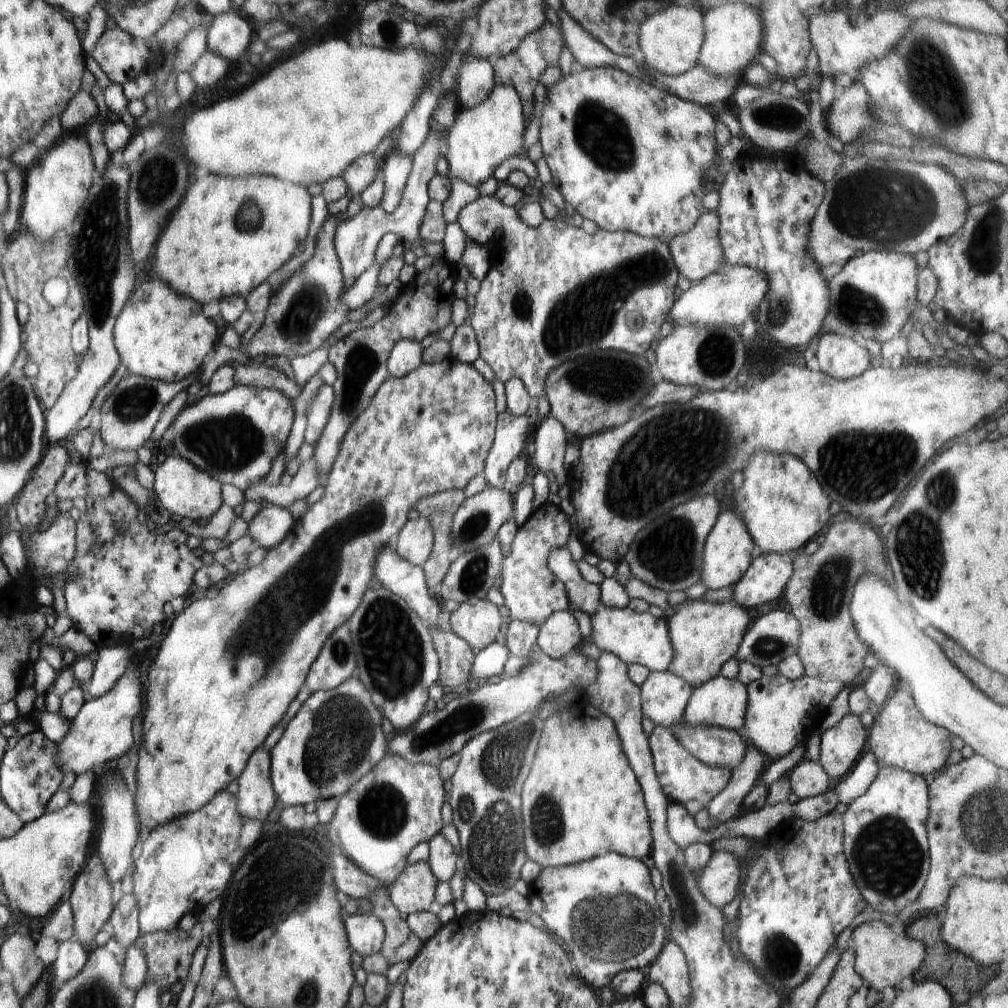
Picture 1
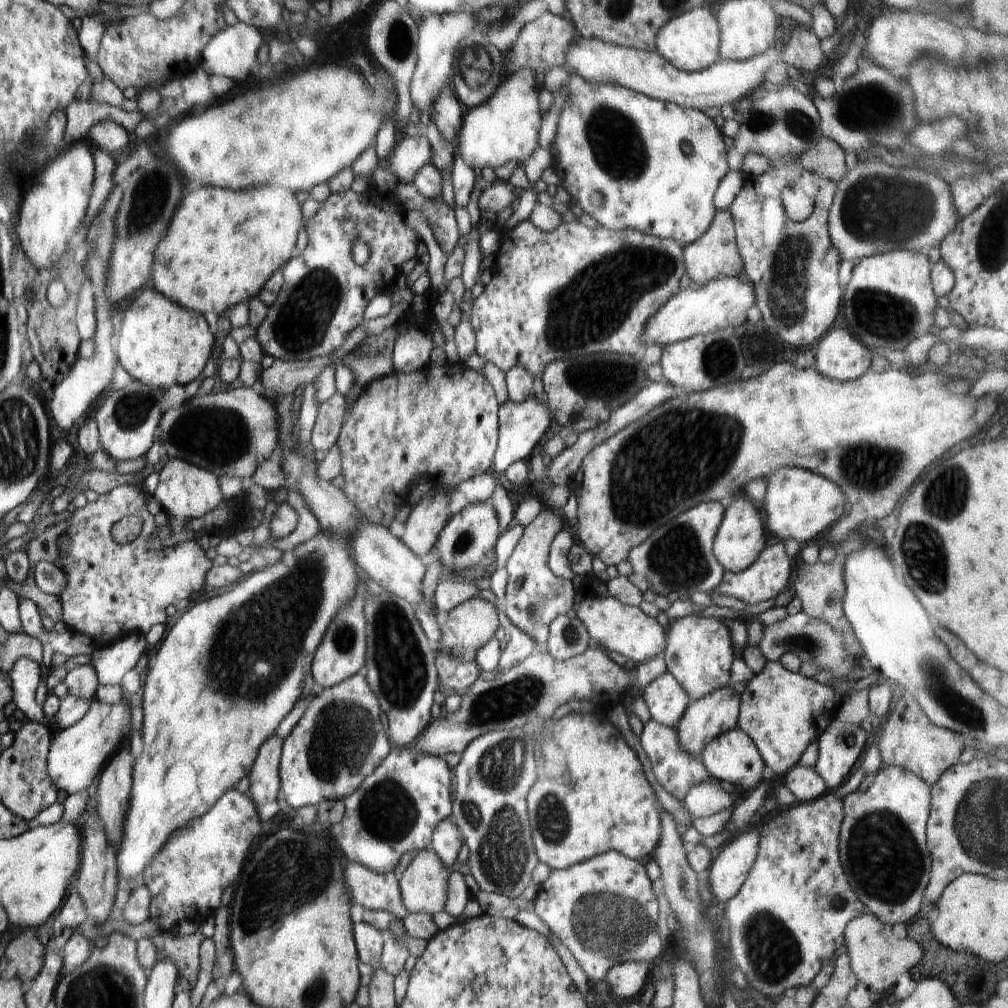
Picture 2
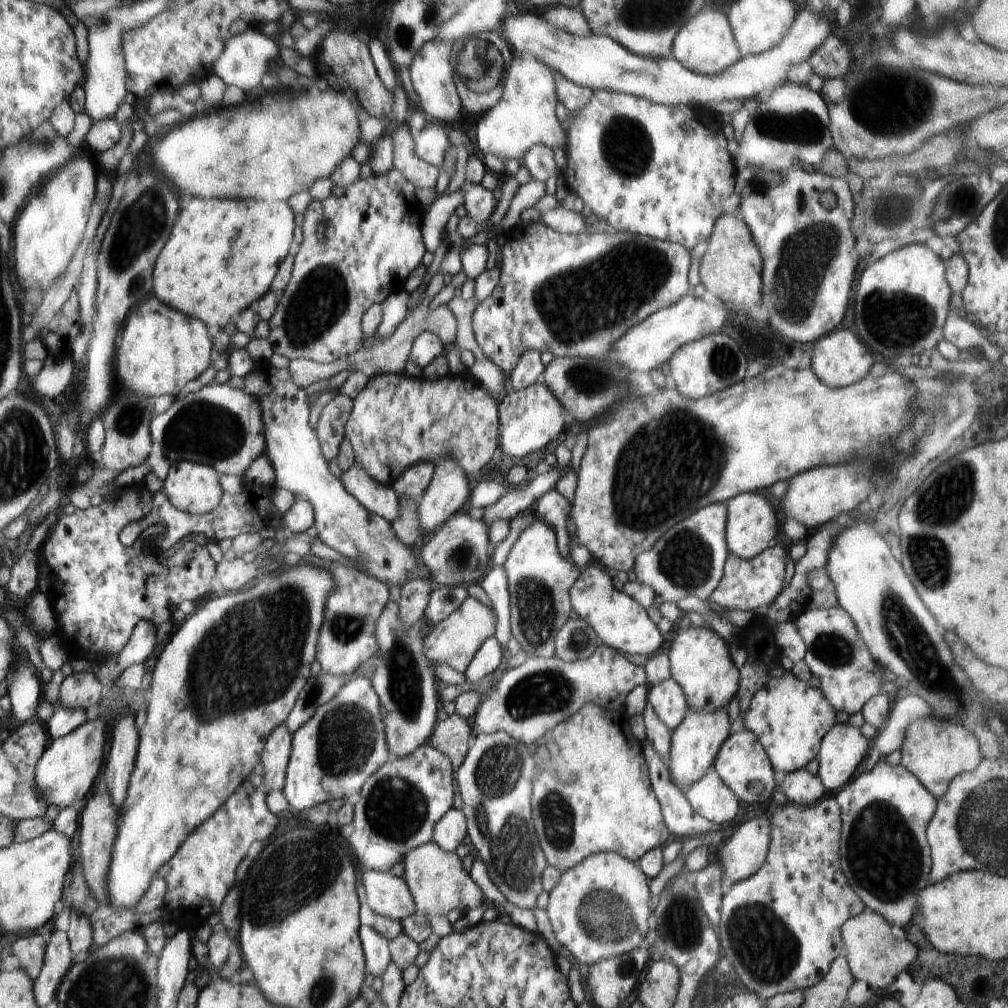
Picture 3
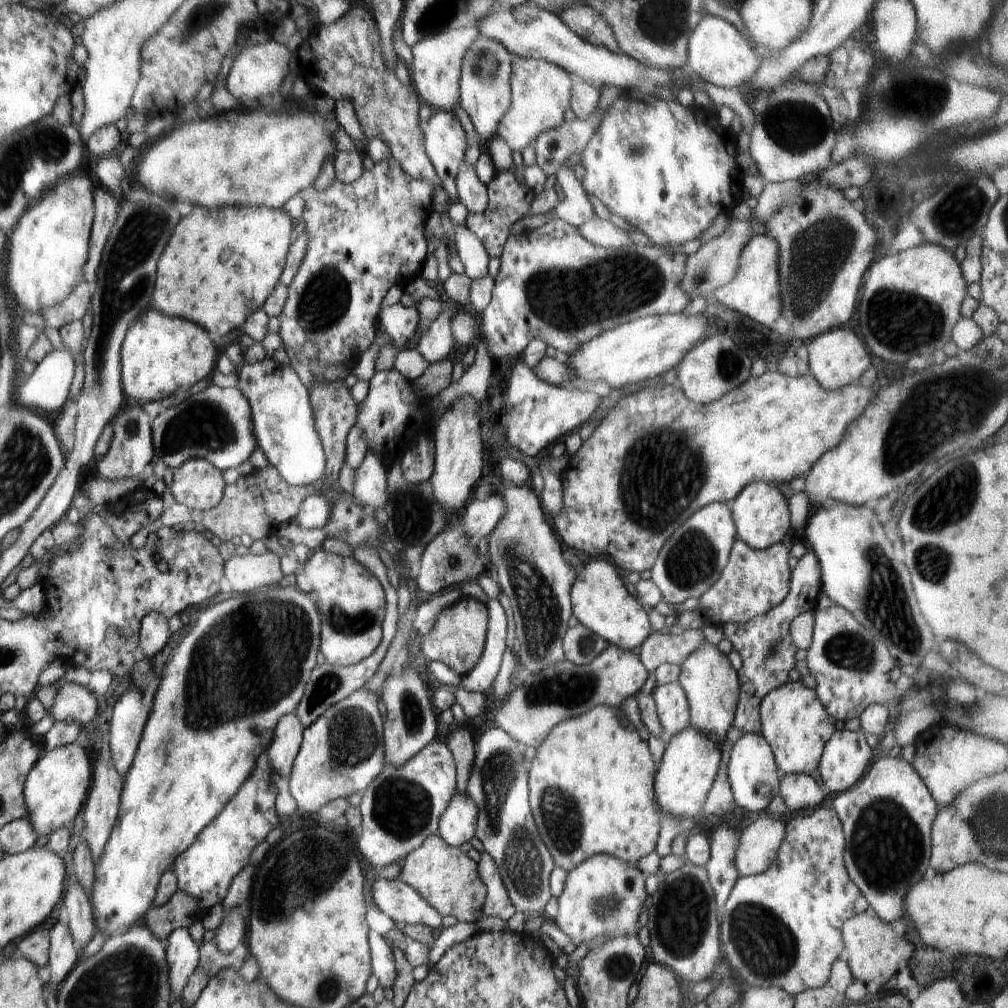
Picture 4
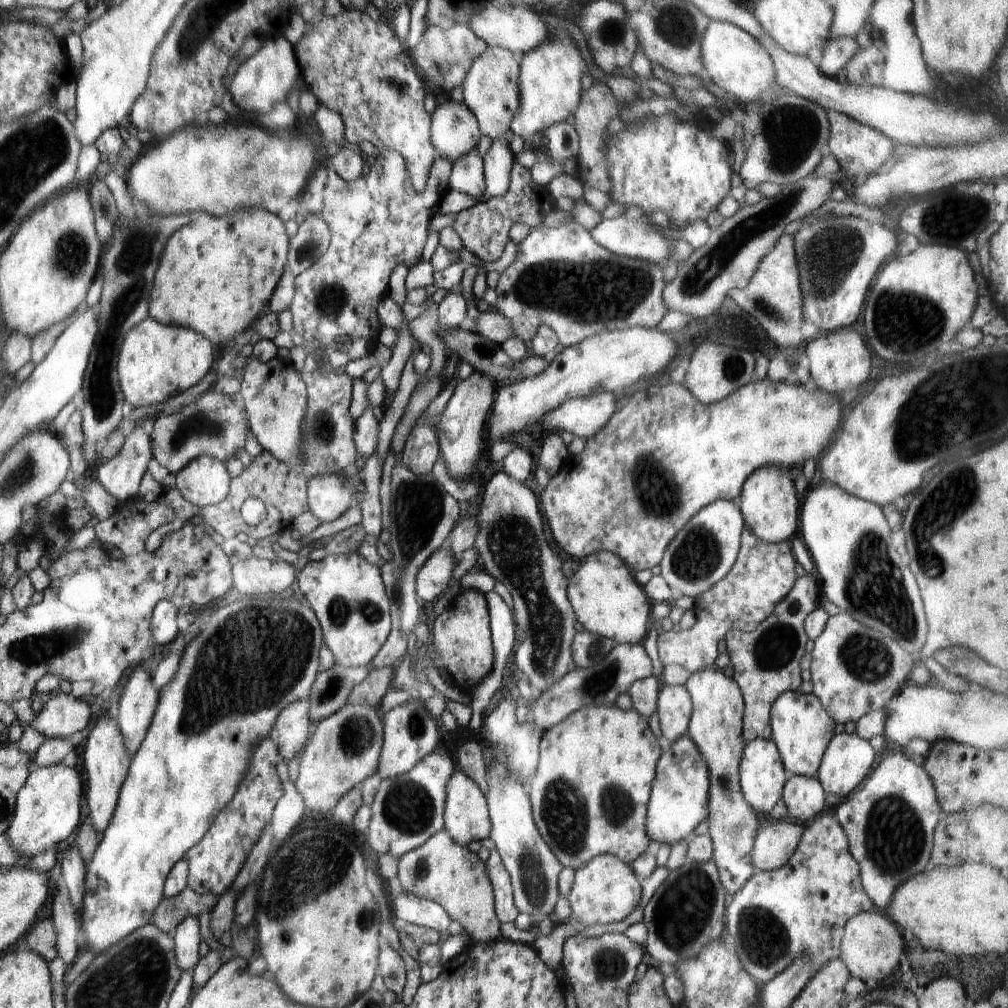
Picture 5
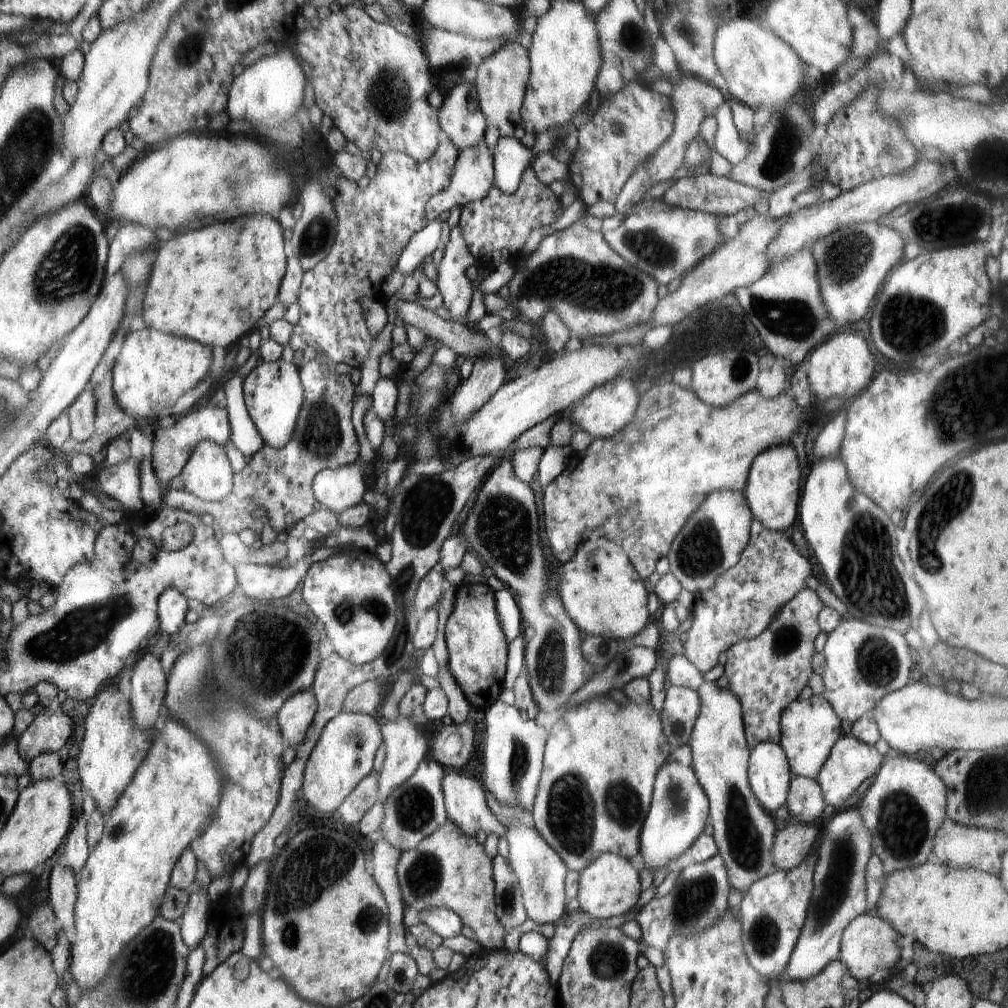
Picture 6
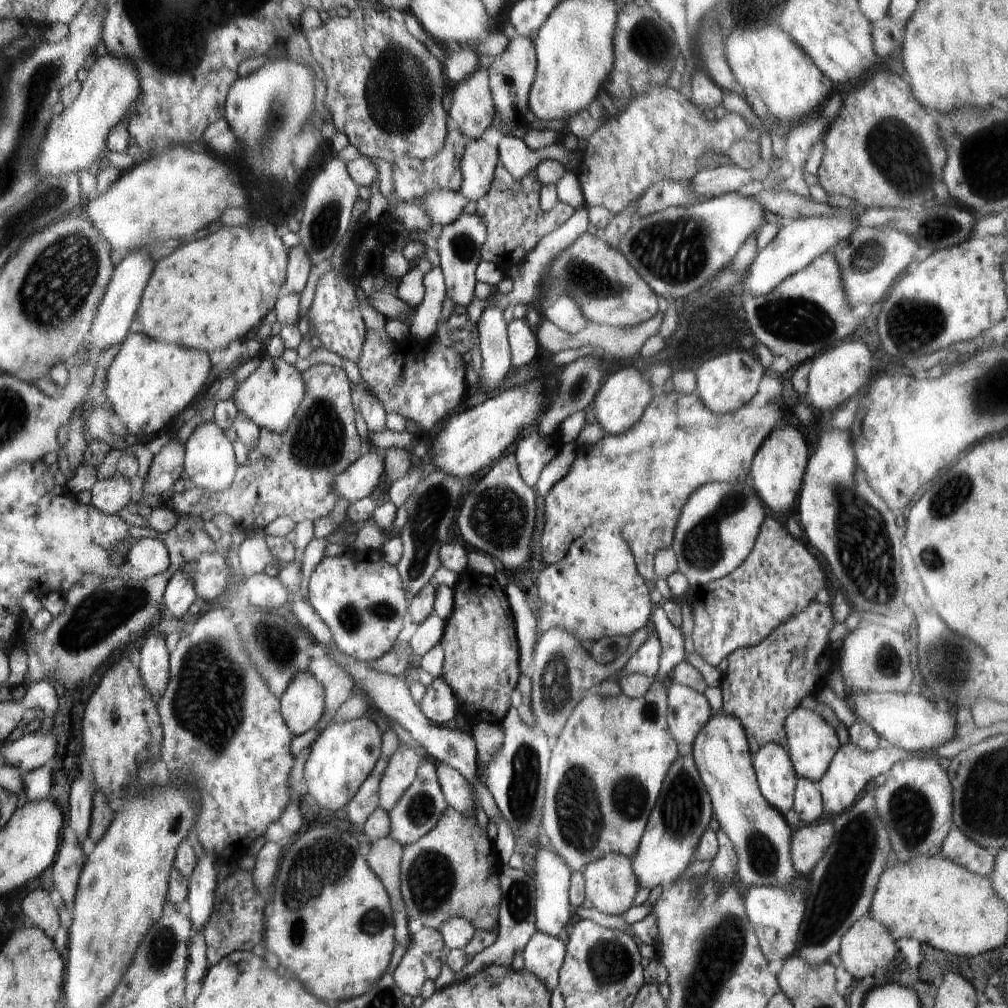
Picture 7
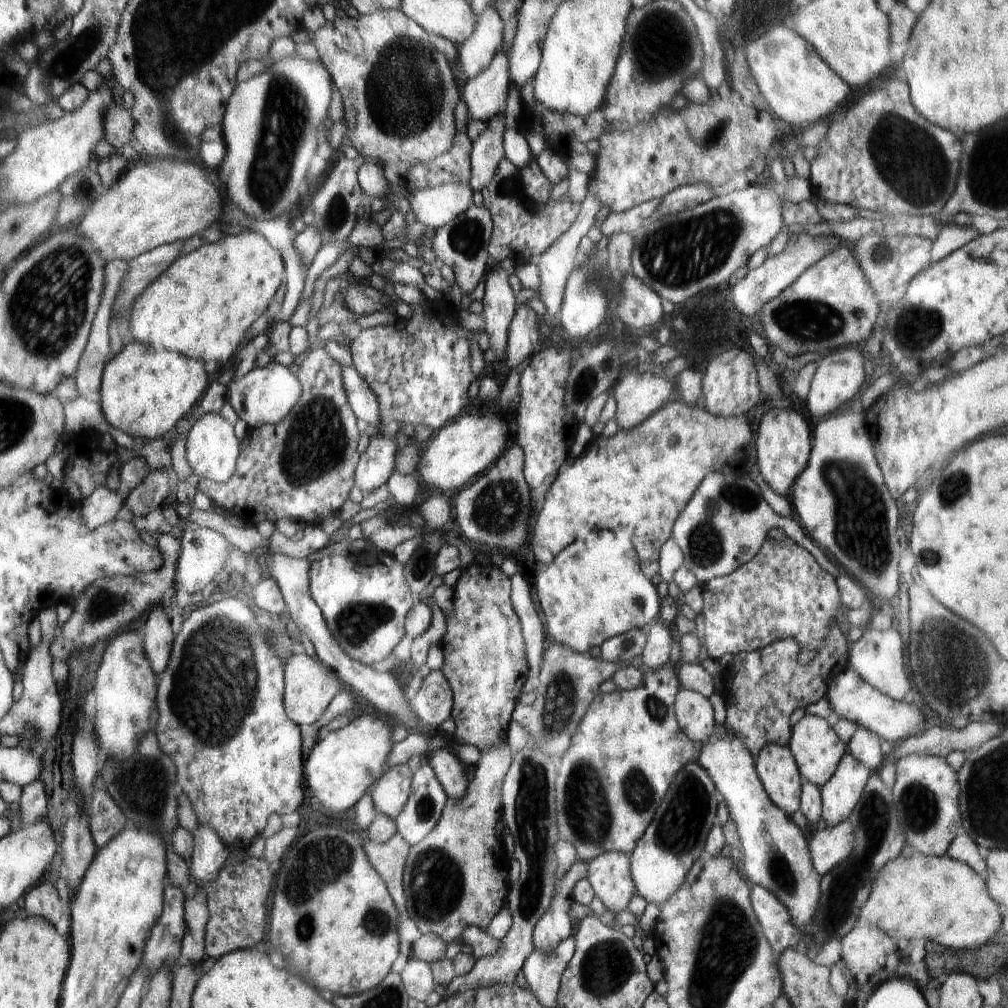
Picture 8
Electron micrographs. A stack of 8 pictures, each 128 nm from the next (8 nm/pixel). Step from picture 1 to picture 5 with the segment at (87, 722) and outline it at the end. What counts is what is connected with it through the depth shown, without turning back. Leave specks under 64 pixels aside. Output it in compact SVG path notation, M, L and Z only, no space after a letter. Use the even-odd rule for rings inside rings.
M62 763L38 767L38 770L30 772L24 788L17 794L13 824L6 830L12 846L18 850L18 860L24 855L38 859L40 854L64 842L80 822L80 798L82 780L74 768L68 768Z

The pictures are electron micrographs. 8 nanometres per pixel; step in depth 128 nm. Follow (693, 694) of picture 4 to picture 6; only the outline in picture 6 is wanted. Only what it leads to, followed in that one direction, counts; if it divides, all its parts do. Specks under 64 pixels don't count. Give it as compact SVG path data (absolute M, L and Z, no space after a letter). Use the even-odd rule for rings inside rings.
M703 681L696 692L701 704L688 743L693 768L709 801L709 815L712 818L712 830L714 830L713 840L718 848L719 858L722 858L723 866L726 868L729 886L745 894L756 880L776 870L771 862L771 847L777 830L773 822L774 815L768 814L759 806L749 786L747 776L749 749L744 733L740 700L728 689L718 688L715 682Z

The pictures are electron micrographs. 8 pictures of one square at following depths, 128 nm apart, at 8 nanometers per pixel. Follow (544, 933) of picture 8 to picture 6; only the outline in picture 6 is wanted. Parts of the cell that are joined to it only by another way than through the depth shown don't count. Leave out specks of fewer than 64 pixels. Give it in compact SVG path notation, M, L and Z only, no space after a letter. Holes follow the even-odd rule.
M508 806L496 807L496 811L505 826L503 837L508 841L506 860L518 880L526 915L538 924L555 925L566 919L565 877L568 869L564 862L534 828L528 828L521 822L521 816L526 816L526 812Z

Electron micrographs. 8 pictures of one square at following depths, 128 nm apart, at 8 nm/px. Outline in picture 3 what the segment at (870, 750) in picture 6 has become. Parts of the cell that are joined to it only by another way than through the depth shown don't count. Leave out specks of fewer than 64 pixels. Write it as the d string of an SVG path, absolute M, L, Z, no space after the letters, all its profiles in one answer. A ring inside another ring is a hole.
M834 723L828 734L822 738L820 752L818 752L819 770L817 775L820 777L826 790L834 792L852 780L858 765L864 760L868 750L868 739L861 733L858 727L851 726L849 723Z

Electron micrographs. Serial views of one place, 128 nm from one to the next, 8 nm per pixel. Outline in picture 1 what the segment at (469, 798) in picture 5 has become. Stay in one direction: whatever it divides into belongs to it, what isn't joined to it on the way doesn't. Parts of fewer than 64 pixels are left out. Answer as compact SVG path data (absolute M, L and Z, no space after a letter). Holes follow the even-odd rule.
M438 832L429 841L429 859L432 874L439 882L450 882L454 872L459 868L459 857L454 851L454 847L448 842L441 832Z

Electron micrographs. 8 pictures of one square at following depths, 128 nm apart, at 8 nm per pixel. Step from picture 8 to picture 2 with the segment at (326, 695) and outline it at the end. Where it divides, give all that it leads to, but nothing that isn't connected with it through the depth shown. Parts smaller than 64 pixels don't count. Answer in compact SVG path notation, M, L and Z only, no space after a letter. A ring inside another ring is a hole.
M275 734L260 746L254 766L248 774L250 790L248 795L260 808L268 802L277 800L280 792L280 759L283 739Z

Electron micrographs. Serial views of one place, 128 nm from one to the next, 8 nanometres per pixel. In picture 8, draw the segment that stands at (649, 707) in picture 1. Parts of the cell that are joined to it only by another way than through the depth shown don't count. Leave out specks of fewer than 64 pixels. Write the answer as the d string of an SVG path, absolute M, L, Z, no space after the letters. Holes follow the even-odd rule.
M681 686L675 695L674 715L679 730L694 743L704 743L716 726L709 700Z

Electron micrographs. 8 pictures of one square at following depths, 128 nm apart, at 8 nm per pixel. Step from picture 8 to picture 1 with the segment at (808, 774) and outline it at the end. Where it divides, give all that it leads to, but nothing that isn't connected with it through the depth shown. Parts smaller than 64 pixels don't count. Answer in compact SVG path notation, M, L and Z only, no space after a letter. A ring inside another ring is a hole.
M782 674L762 675L747 685L748 706L744 718L746 742L773 762L790 753L813 728L816 714L838 696L844 685L838 681L822 681L804 674L790 680Z

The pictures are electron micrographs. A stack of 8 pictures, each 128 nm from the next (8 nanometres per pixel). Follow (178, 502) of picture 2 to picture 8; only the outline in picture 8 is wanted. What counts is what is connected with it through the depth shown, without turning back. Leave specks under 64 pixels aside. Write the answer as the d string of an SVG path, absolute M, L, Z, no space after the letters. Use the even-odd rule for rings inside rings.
M208 412L199 417L188 430L186 442L187 459L193 474L214 483L226 483L232 477L241 452L240 443L235 435L234 427L222 418L220 413Z

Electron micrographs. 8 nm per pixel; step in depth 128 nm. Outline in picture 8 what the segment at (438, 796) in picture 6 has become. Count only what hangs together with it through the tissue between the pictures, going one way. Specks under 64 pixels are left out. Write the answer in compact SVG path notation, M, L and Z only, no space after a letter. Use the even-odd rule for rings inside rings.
M426 760L414 772L411 792L395 819L397 834L410 846L421 842L438 823L449 799Z

